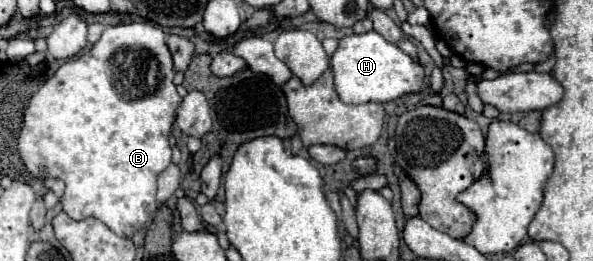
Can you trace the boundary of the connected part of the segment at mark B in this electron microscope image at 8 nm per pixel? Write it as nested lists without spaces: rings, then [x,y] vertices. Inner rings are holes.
[[[136,21],[136,23],[120,23],[120,25],[112,25],[106,27],[102,31],[102,37],[98,43],[94,43],[86,53],[66,61],[56,73],[54,77],[50,77],[30,99],[26,111],[24,111],[24,125],[18,137],[18,151],[20,157],[26,165],[26,169],[38,177],[38,179],[60,179],[66,183],[64,195],[60,199],[62,209],[76,221],[86,219],[86,217],[96,217],[100,219],[104,225],[108,225],[116,235],[120,237],[130,237],[132,233],[136,233],[142,225],[146,225],[148,221],[154,219],[156,211],[158,211],[158,201],[156,201],[156,179],[158,175],[172,163],[172,149],[168,145],[168,135],[172,133],[172,127],[176,123],[176,109],[182,103],[182,97],[176,91],[174,85],[174,63],[172,63],[172,55],[168,51],[166,45],[166,33],[158,27],[154,27],[148,21]]]

